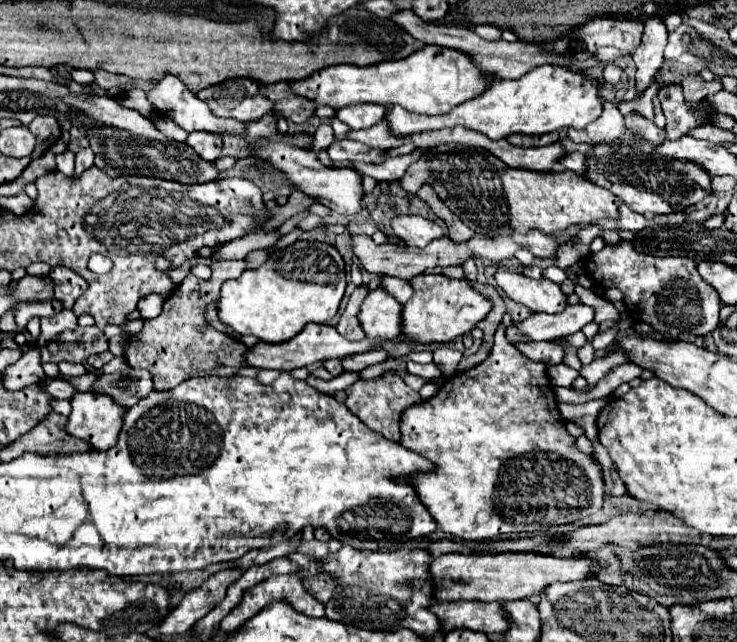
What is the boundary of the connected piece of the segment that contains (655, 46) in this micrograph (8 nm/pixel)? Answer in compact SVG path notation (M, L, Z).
M654 16L646 22L646 28L644 28L644 38L642 38L642 44L638 46L638 50L632 54L634 62L636 62L636 84L638 84L638 94L642 94L654 74L658 72L658 68L662 66L664 58L664 48L666 48L666 40L668 40L668 30L666 30L666 24L662 18Z

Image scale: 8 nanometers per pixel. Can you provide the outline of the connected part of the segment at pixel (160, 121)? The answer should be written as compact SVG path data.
M152 118L152 122L154 122L154 126L156 126L166 138L176 140L176 142L186 142L188 132L176 128L176 124L174 124L172 120L168 120L168 118Z

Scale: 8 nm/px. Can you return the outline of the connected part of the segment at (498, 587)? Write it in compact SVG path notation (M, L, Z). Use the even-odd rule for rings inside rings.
M444 554L434 558L430 574L436 580L434 598L440 600L484 600L484 602L508 602L526 600L544 592L552 582L586 580L598 574L602 566L588 558L554 558L544 554ZM516 568L516 570L514 570ZM500 592L500 594L498 594Z

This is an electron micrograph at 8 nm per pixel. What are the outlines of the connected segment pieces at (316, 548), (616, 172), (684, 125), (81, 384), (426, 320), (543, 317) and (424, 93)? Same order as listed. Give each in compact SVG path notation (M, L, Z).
M312 540L312 542L304 542L298 546L298 552L314 558L314 560L320 560L328 554L328 544L326 542L320 542L320 540Z
M632 136L600 142L592 148L590 154L586 154L586 178L596 186L614 192L628 208L638 214L656 216L684 212L712 192L710 174L696 162L658 156L654 148L658 144L662 142L636 140Z
M680 84L660 88L658 98L666 116L666 140L678 140L686 136L688 130L708 124L714 112L706 102L686 102Z
M60 373L58 378L62 378L62 380L66 380L68 384L72 384L72 386L74 386L78 392L88 392L88 390L92 388L94 380L96 380L96 376L94 376L94 374L84 374L78 377L66 377L62 376Z
M420 274L410 280L410 286L414 290L412 298L402 306L402 334L408 342L414 344L448 344L454 342L458 336L468 334L486 314L492 310L492 302L486 300L482 294L478 294L466 280L454 280L444 274L432 276L432 274Z
M586 304L566 306L556 314L532 314L528 320L518 322L506 330L510 342L518 342L522 336L530 340L556 340L560 336L574 334L594 320L594 308Z
M424 46L416 54L410 54L402 60L388 60L374 66L328 66L304 80L288 82L292 94L308 98L318 106L330 106L340 110L352 104L382 104L392 106L400 104L406 110L420 114L446 114L454 106L476 98L486 86L482 70L472 66L470 58L458 54L458 50L444 50L440 46Z

